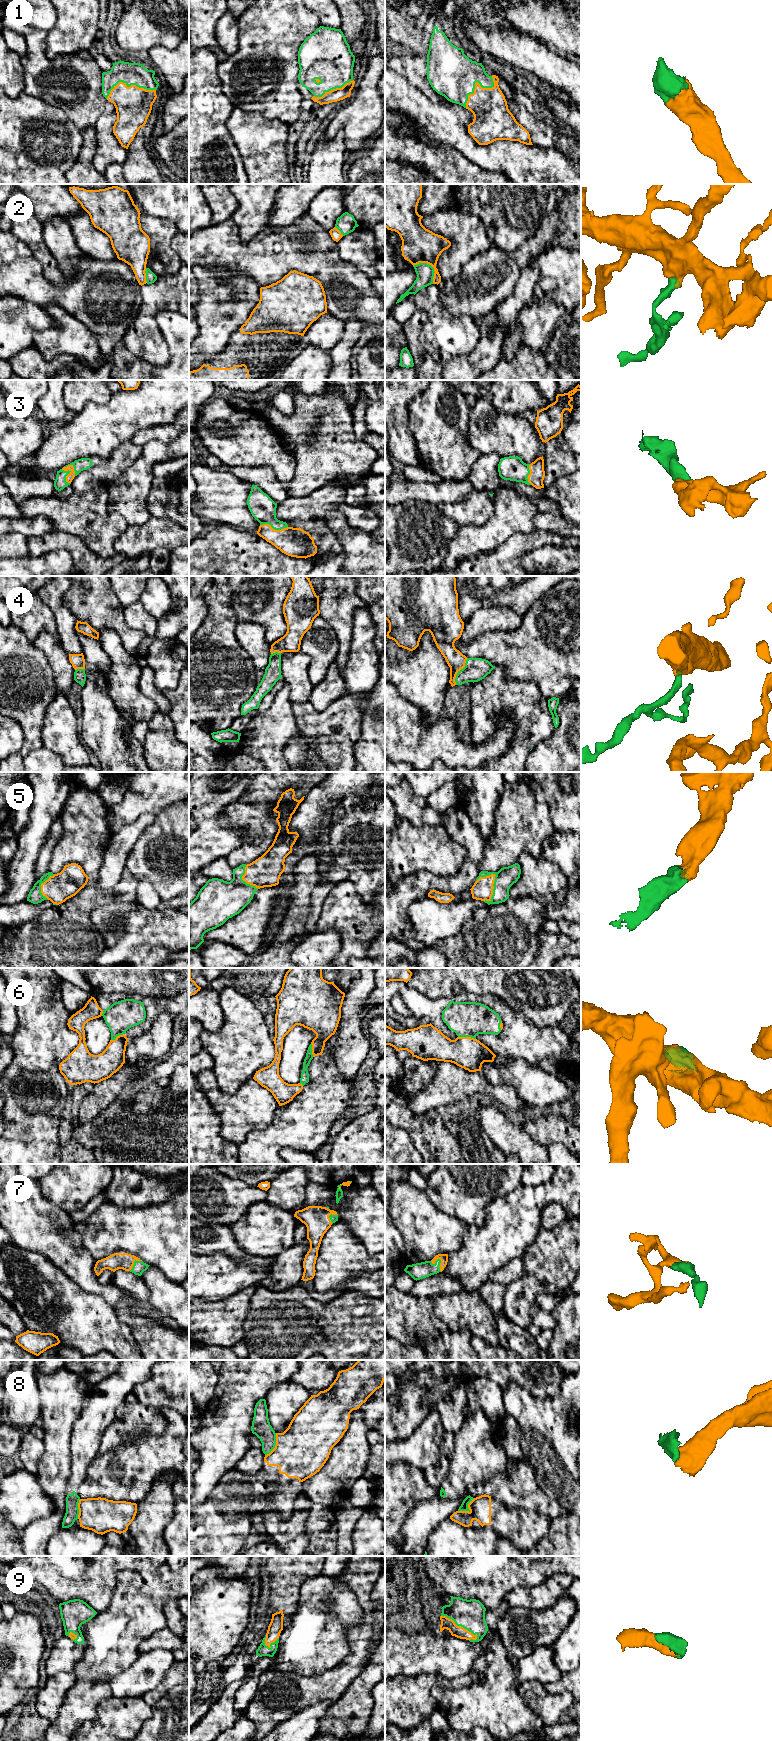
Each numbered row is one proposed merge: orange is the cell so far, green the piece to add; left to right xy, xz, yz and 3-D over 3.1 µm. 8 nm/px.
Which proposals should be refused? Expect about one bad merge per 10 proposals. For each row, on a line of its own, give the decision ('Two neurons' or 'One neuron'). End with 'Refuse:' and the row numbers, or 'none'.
1: One neuron
2: One neuron
3: One neuron
4: One neuron
5: One neuron
6: One neuron
7: One neuron
8: Two neurons
9: One neuron
Refuse: 8

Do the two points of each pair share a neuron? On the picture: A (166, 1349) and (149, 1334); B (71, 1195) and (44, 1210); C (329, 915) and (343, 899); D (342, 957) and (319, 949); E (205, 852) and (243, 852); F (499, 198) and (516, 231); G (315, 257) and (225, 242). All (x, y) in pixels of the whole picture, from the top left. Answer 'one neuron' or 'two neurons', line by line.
A: one neuron
B: two neurons
C: one neuron
D: two neurons
E: two neurons
F: one neuron
G: one neuron

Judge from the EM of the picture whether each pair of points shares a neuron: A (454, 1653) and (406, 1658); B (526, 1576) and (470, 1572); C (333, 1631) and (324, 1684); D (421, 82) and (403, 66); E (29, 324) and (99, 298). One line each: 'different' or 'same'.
A: same
B: same
C: different
D: same
E: different

